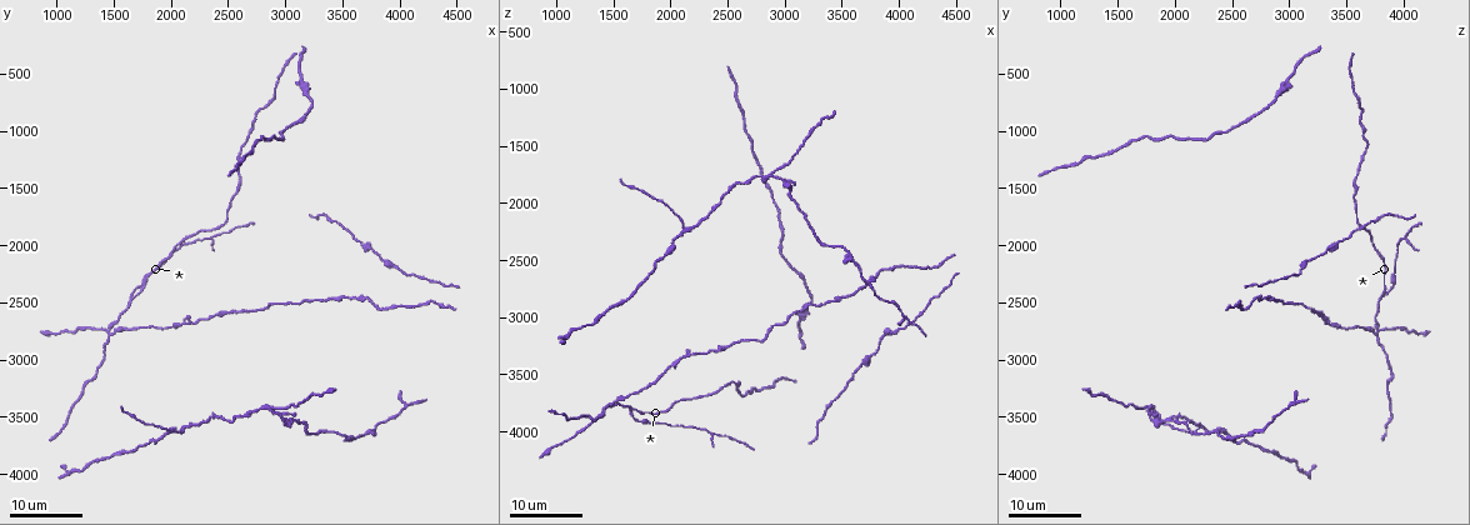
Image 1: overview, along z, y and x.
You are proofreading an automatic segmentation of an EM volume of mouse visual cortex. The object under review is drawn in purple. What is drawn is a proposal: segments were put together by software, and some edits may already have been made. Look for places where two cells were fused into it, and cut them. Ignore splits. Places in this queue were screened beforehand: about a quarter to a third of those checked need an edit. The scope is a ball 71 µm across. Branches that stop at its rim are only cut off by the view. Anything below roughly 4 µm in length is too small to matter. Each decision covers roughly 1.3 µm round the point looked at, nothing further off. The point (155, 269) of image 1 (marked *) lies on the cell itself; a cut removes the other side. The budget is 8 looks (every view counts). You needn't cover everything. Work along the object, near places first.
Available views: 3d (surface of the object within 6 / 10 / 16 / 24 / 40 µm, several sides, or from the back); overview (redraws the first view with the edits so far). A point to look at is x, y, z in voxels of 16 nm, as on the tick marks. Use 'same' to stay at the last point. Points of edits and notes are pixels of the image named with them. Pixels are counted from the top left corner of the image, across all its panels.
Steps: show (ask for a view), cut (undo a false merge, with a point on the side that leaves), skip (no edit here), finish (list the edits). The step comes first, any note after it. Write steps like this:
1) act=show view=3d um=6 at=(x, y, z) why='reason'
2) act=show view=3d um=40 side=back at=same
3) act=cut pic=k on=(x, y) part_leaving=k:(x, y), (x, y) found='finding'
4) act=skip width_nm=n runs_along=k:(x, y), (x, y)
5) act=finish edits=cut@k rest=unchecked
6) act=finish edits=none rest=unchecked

act=show view=3d um=24 at=(1660, 2440, 3780) why='a fork'

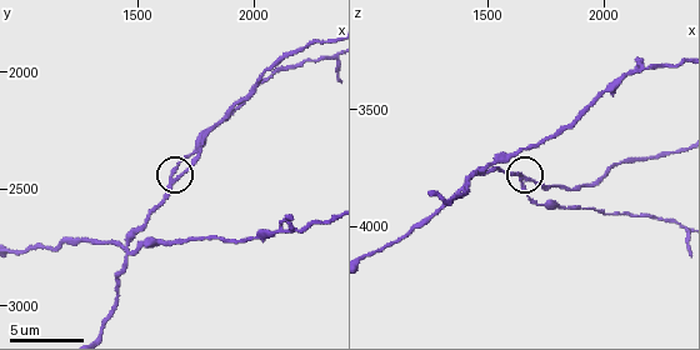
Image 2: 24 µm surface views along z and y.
act=show view=3d um=10 at=(1650, 2460, 3800)

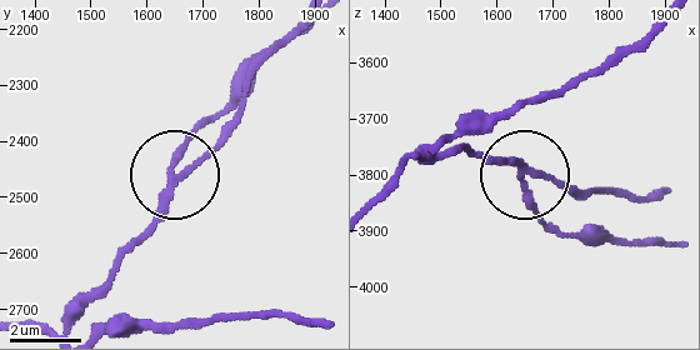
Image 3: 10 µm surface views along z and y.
act=show view=3d um=10 side=back at=(1645, 2465, 3790)

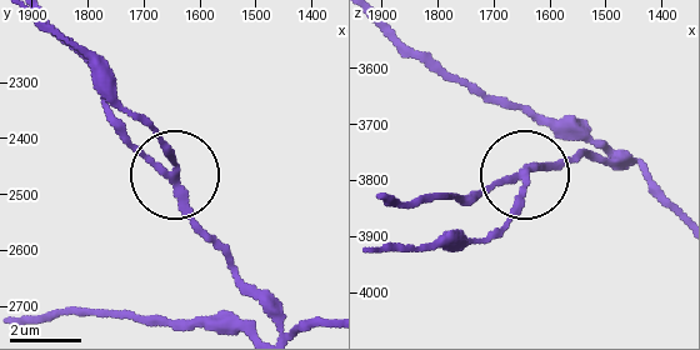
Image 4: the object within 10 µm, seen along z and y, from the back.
act=cut pic=4 on=(169, 150) arms=3 part_leaving=4:(185, 194), (168, 144), (50, 28) found='two cells meet here'

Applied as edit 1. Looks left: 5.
act=show view=3d um=16 at=(1440, 2740, 3780)

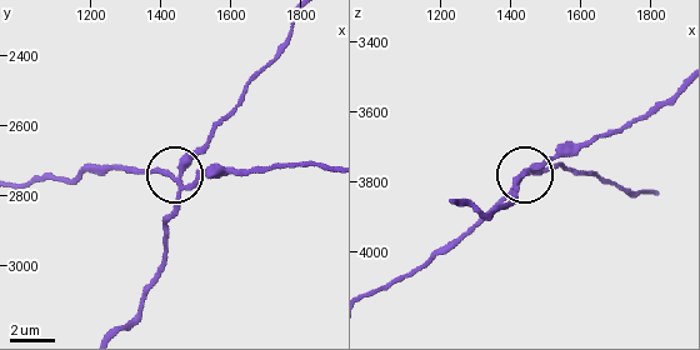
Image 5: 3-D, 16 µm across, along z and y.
act=show view=3d um=10 at=same

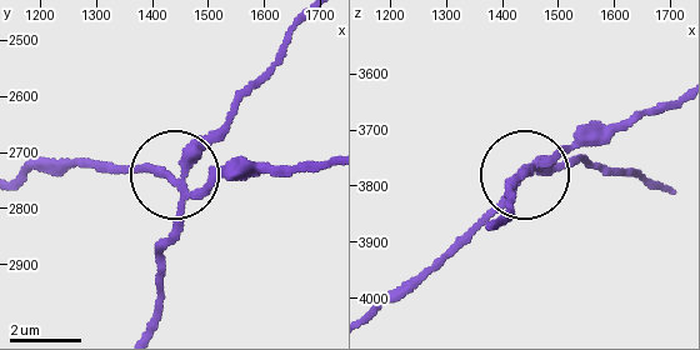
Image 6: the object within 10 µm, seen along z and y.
act=cut pic=6 on=(228, 180) part_leaving=6:(183, 186), (324, 169) found='a second cell is stuck on'

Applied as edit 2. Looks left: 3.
act=show view=3d um=16 at=(2140, 3560, 2220) why='three-way junction'

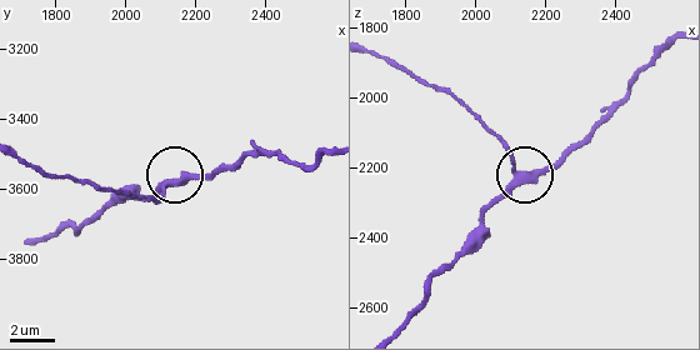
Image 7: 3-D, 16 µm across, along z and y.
act=show view=3d um=10 at=(2130, 3590, 2230) why='zoom in'

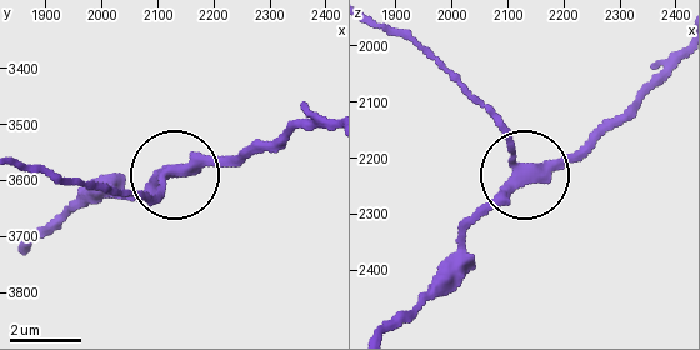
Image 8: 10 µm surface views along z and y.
act=skip width_nm=300 runs_along=8:(395, 325), (518, 175), (488, 106) found='continuous, no second cell'

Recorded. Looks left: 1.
act=finish edits=cut@4,cut@6 rest=unchecked

